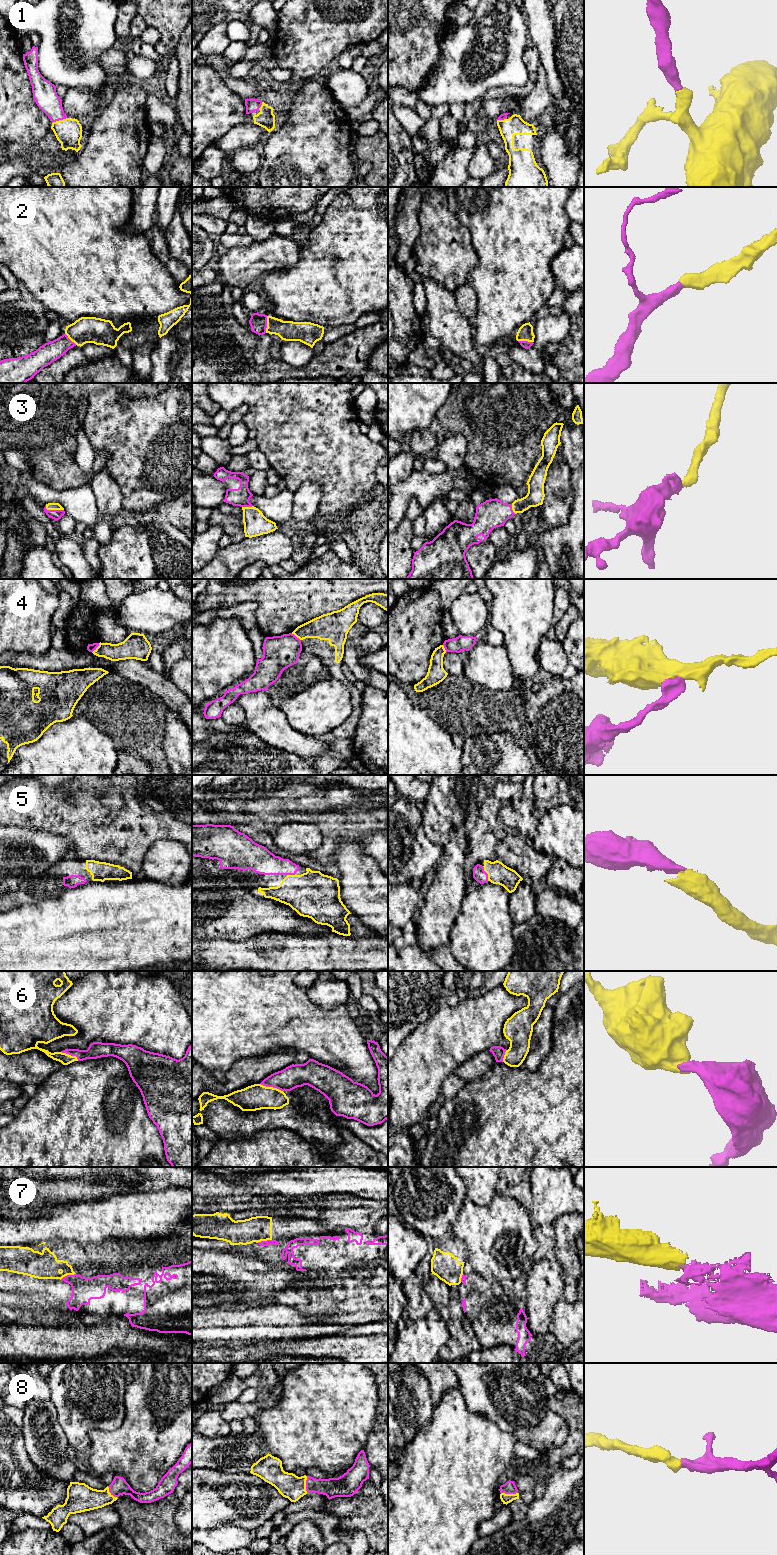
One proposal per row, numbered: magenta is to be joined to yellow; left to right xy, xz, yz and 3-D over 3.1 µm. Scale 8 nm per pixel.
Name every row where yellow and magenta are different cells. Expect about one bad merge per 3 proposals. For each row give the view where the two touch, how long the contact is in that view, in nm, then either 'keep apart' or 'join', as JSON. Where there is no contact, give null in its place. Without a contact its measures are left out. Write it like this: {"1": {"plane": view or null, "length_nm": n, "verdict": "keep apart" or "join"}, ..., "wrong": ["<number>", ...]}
{"1": {"plane": "xy", "length_nm": 130, "verdict": "join"}, "2": {"plane": "xz", "length_nm": 140, "verdict": "join"}, "3": {"plane": "xy", "length_nm": 160, "verdict": "join"}, "4": {"plane": "xy", "length_nm": 100, "verdict": "keep apart"}, "5": {"plane": "yz", "length_nm": 130, "verdict": "join"}, "6": {"plane": "xz", "length_nm": 200, "verdict": "join"}, "7": {"plane": "xy", "length_nm": 140, "verdict": "keep apart"}, "8": {"plane": "xz", "length_nm": 140, "verdict": "join"}, "wrong": ["4", "7"]}

